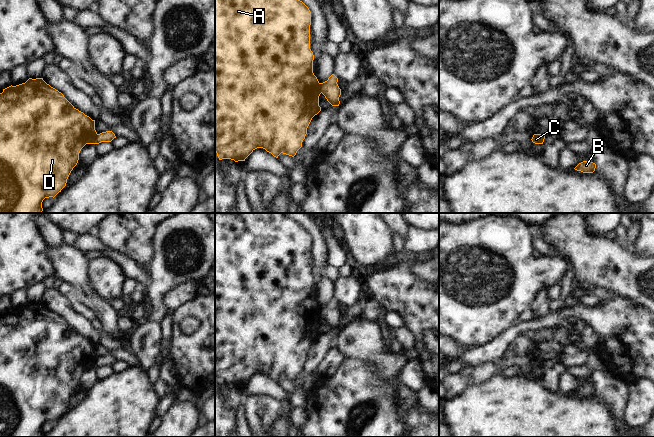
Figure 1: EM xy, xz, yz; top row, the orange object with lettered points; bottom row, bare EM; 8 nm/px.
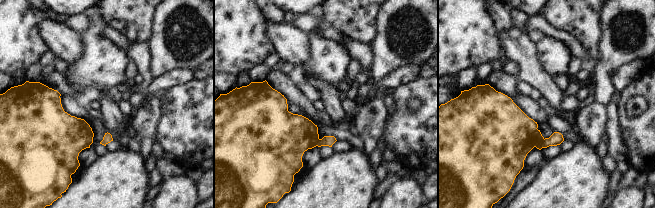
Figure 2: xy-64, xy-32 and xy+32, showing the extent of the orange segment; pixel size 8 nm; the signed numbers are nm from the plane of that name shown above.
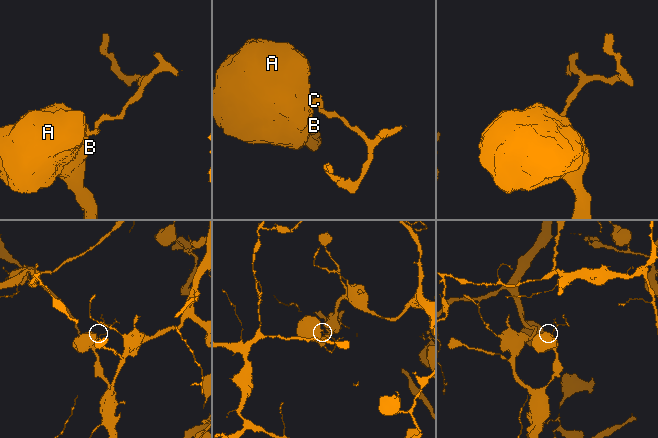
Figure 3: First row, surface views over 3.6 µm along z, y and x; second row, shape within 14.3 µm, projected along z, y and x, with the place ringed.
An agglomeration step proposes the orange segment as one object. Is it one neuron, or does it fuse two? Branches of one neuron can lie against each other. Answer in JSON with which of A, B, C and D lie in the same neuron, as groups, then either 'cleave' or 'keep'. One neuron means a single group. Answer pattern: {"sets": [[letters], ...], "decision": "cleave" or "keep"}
{"sets": [["A", "B", "D"], ["C"]], "decision": "cleave"}

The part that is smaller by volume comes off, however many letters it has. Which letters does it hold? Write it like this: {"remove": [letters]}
{"remove": ["C"]}

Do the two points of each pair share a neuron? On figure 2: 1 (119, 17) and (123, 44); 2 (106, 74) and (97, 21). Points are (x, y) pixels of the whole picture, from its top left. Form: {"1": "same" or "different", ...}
{"1": "different", "2": "same"}

